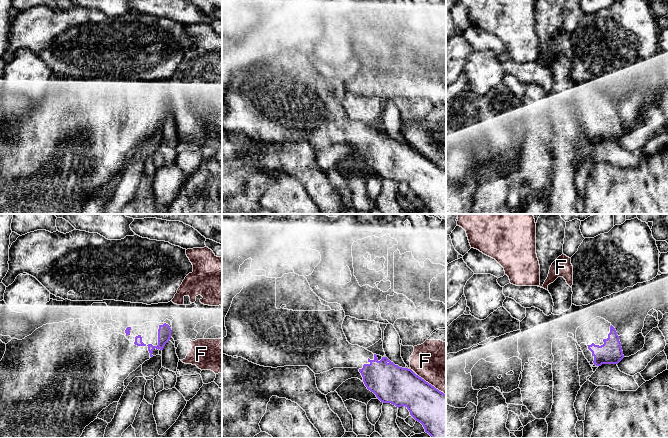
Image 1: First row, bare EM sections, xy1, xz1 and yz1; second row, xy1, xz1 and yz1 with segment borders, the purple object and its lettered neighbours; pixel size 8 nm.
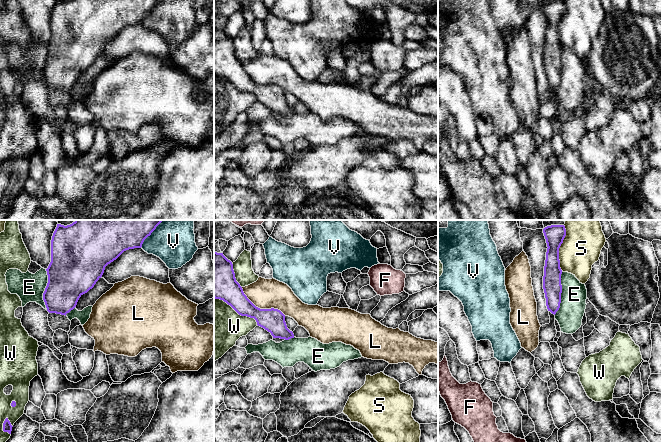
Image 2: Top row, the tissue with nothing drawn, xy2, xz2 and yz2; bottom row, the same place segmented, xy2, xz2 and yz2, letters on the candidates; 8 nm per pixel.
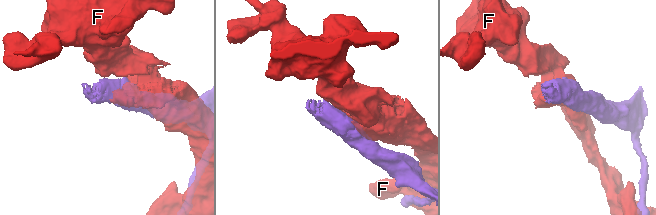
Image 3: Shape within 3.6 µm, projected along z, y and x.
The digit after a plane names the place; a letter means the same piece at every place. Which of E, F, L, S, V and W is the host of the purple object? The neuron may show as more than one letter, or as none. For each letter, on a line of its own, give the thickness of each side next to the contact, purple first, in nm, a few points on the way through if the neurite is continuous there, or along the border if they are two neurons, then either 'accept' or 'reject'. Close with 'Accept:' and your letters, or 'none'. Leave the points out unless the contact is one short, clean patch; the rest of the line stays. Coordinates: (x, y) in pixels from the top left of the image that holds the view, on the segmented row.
E: calibres 150 and 200 nm; reject
F: calibres 320 and 380 nm; reject
L: calibres 190 and 240 nm; reject
S: calibres 160 and 320 nm; reject
V: calibres 460 and 360 nm; reject
W: calibres 220 and 420 nm; reject
Accept: none

